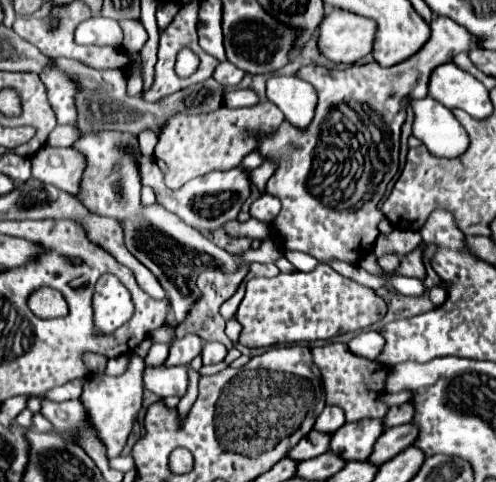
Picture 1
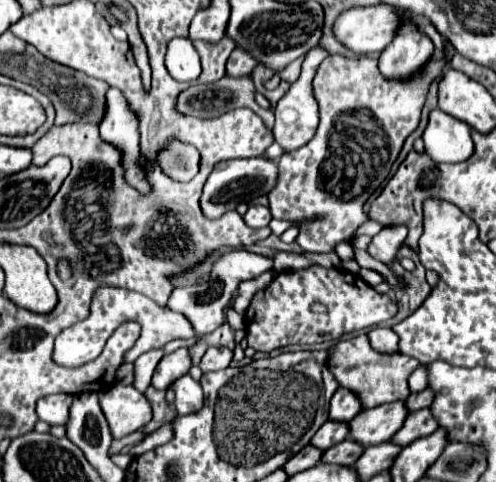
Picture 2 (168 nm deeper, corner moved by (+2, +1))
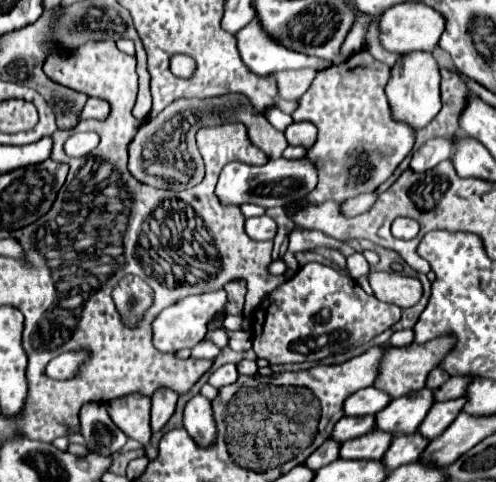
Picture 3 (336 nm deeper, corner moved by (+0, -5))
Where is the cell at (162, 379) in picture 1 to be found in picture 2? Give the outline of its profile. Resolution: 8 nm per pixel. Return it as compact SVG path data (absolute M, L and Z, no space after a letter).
M190 374L178 378L178 382L172 386L174 392L176 392L176 410L180 416L186 416L186 414L194 414L202 408L204 404L204 396L202 396L202 388L196 380L192 380Z

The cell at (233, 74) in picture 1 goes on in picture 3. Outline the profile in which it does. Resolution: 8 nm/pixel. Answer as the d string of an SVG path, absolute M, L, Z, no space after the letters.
M252 20L248 26L244 26L238 34L238 52L252 70L252 74L266 76L278 70L298 70L298 68L314 68L322 70L328 68L328 60L320 60L314 56L304 56L300 52L292 52L282 48L278 42L274 42L260 26L258 20Z

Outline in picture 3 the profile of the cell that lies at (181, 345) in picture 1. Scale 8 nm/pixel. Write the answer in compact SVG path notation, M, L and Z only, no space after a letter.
M160 388L160 392L152 394L152 432L162 430L168 418L174 414L176 408L176 392L172 388Z

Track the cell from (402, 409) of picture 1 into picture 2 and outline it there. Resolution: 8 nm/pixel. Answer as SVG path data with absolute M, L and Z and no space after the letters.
M426 388L426 390L418 392L418 394L410 394L408 400L406 400L406 406L408 406L410 412L414 412L414 410L420 410L420 408L430 406L432 400L434 400L434 390L432 388Z

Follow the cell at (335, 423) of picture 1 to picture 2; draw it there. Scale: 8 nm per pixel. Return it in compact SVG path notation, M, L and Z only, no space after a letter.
M338 388L330 400L330 420L338 422L350 422L358 412L362 410L360 398L348 390L348 388Z

